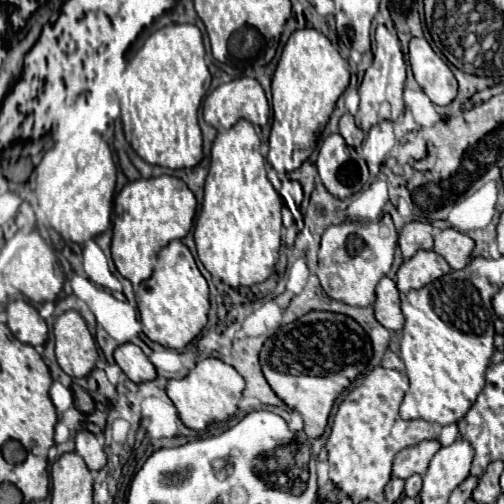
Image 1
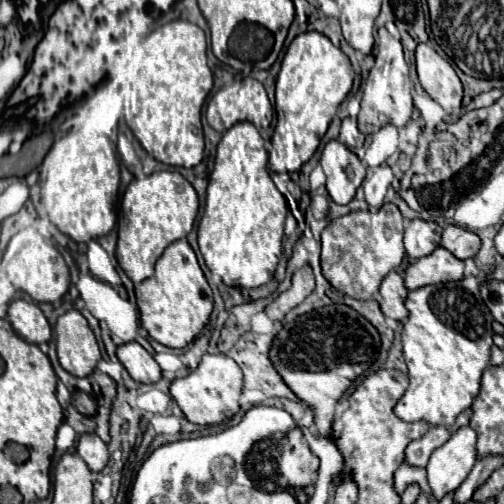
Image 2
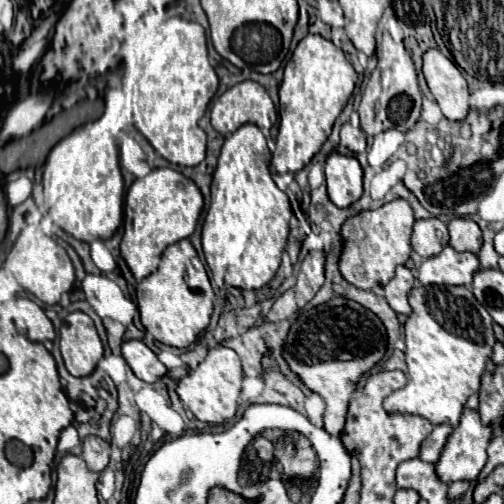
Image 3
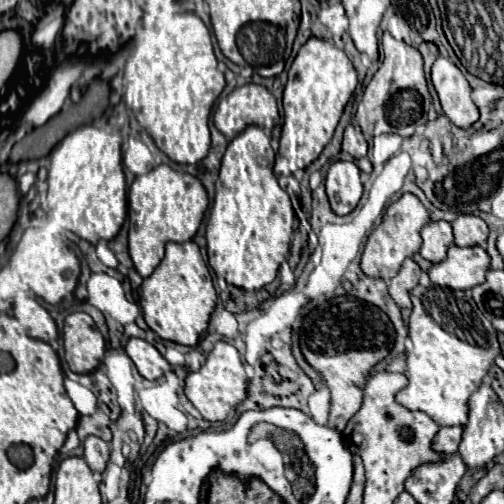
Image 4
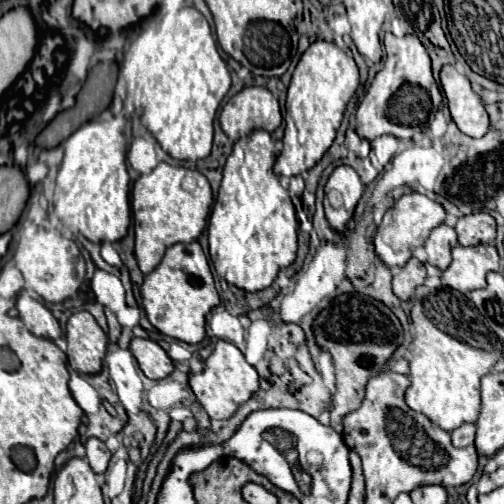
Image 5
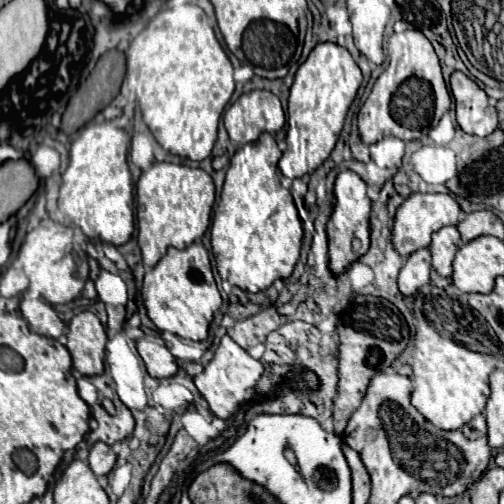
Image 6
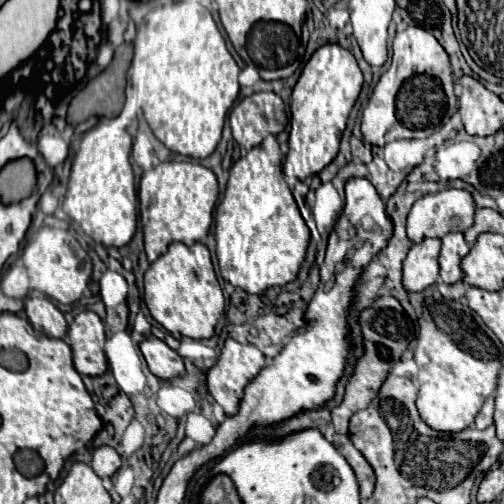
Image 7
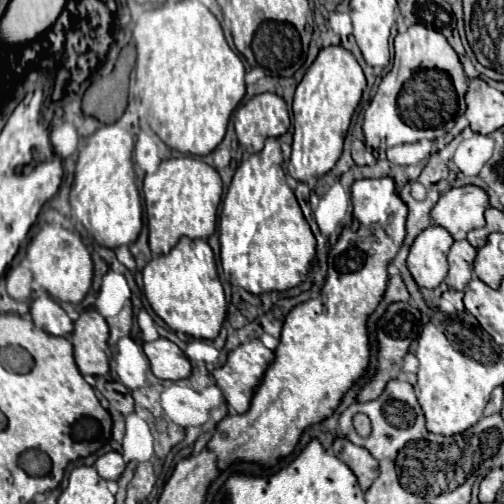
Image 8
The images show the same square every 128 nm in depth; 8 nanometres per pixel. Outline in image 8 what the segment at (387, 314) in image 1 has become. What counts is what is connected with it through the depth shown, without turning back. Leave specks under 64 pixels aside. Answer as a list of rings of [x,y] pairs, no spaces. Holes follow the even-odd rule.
[[[430,226],[418,234],[408,254],[408,268],[422,288],[436,288],[448,274],[448,250],[454,244],[446,228]]]

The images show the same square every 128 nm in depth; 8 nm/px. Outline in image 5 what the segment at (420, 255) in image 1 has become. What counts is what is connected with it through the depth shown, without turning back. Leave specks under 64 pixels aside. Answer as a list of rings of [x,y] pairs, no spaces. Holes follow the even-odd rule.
[[[478,244],[478,246],[456,246],[452,248],[452,264],[448,266],[448,270],[442,272],[442,280],[446,286],[466,294],[478,288],[486,286],[486,274],[488,272],[498,272],[500,270],[500,256],[494,244]]]

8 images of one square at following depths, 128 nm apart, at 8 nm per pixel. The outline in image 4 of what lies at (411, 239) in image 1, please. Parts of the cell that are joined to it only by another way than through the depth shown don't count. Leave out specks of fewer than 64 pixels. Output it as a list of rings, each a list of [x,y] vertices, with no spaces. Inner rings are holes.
[[[444,220],[438,222],[430,222],[424,230],[422,230],[422,248],[420,254],[430,260],[432,264],[442,262],[446,258],[446,250],[448,246],[454,242],[454,234],[452,234],[452,226]]]

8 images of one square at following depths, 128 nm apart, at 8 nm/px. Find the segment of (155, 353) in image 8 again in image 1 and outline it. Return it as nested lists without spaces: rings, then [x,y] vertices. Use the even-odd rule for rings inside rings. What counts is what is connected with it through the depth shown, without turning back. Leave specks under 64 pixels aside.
[[[136,344],[118,346],[114,350],[114,360],[124,370],[124,374],[136,384],[156,378],[154,364],[148,360],[148,356]]]

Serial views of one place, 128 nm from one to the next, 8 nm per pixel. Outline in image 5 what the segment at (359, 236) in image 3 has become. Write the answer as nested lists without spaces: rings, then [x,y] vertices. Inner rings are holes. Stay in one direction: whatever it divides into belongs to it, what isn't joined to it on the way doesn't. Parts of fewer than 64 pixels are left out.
[[[412,192],[412,194],[404,194],[400,196],[400,200],[384,214],[382,224],[378,226],[378,234],[374,238],[374,246],[376,246],[376,254],[380,256],[380,260],[394,268],[394,266],[404,266],[412,252],[420,246],[424,246],[424,240],[428,238],[430,230],[440,226],[446,220],[446,210],[440,202],[430,200],[424,194]]]

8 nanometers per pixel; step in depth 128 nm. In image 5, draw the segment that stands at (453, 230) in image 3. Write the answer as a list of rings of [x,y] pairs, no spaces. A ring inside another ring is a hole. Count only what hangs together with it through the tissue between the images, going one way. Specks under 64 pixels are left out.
[[[488,212],[468,214],[458,218],[456,234],[460,246],[476,246],[476,244],[494,244],[496,238],[496,220]]]

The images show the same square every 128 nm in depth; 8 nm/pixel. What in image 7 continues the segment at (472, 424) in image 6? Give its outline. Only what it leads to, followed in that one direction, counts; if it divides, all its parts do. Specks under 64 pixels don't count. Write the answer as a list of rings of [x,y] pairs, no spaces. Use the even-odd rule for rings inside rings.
[[[490,396],[490,398],[486,400],[486,404],[484,404],[484,408],[480,410],[474,426],[482,430],[482,428],[488,428],[492,422],[494,422],[494,396]]]

